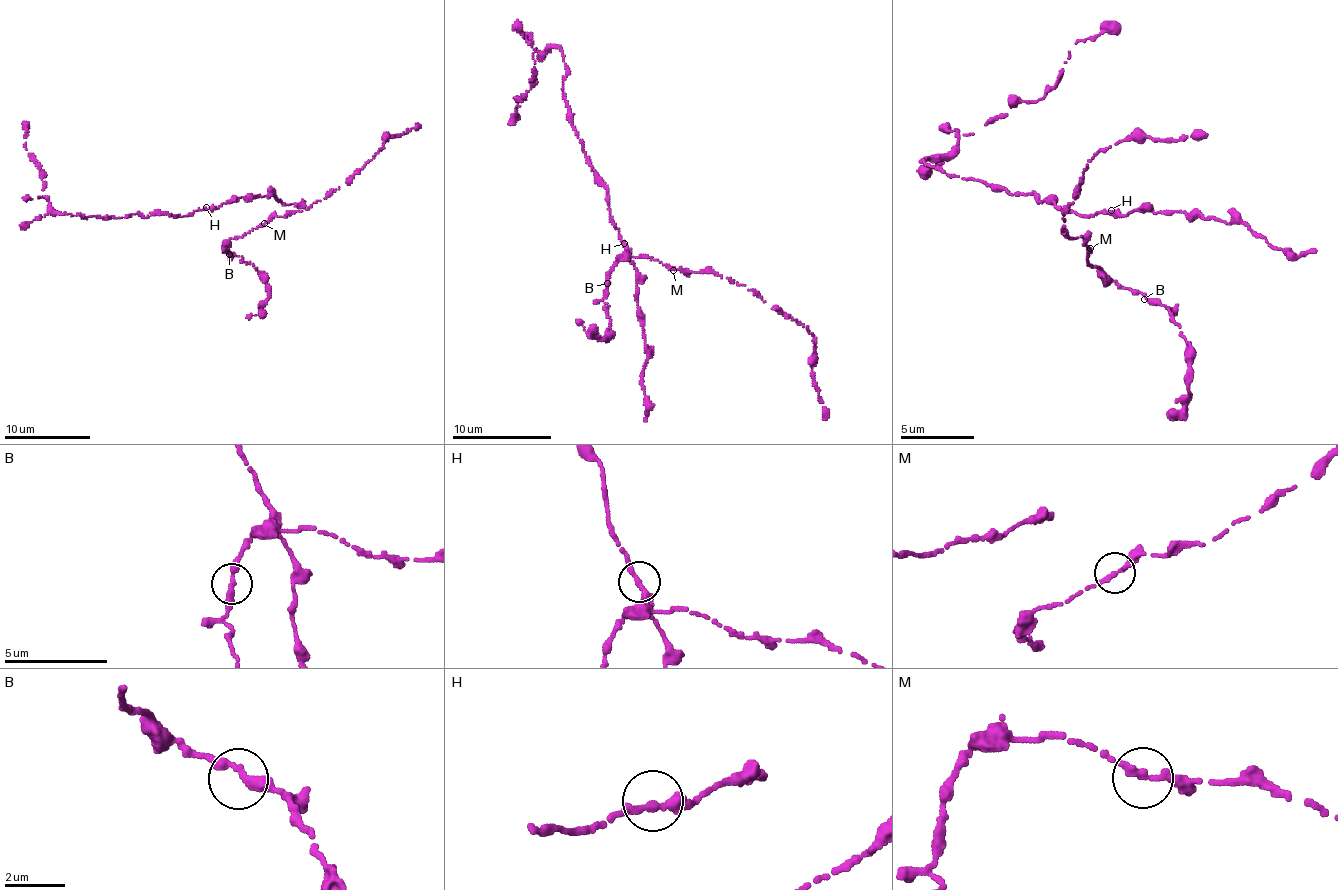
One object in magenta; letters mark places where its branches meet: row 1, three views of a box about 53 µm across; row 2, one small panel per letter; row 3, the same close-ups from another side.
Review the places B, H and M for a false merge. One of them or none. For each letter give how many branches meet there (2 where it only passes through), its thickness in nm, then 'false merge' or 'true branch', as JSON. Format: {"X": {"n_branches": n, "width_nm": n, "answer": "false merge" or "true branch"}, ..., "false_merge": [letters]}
{"B": {"n_branches": 2, "width_nm": 280, "answer": "true branch"}, "H": {"n_branches": 2, "width_nm": 280, "answer": "true branch"}, "M": {"n_branches": 2, "width_nm": 260, "answer": "true branch"}, "false_merge": []}

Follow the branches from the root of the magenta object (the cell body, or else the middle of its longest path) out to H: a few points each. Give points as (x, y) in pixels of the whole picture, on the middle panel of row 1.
H: (612, 219), (619, 238), (624, 243)

